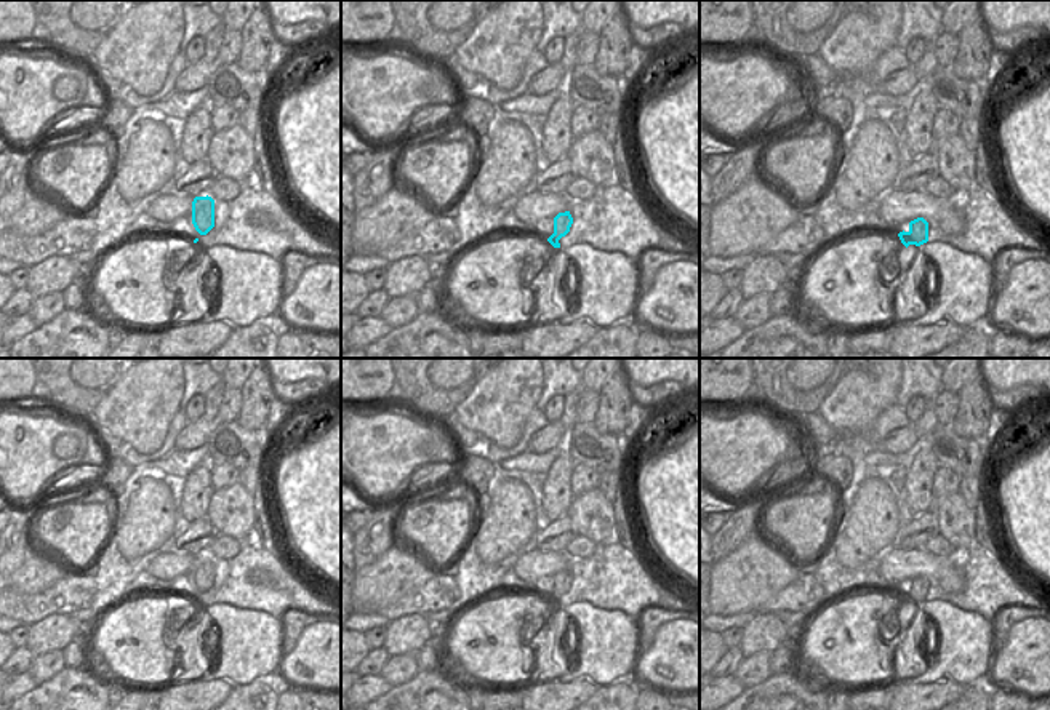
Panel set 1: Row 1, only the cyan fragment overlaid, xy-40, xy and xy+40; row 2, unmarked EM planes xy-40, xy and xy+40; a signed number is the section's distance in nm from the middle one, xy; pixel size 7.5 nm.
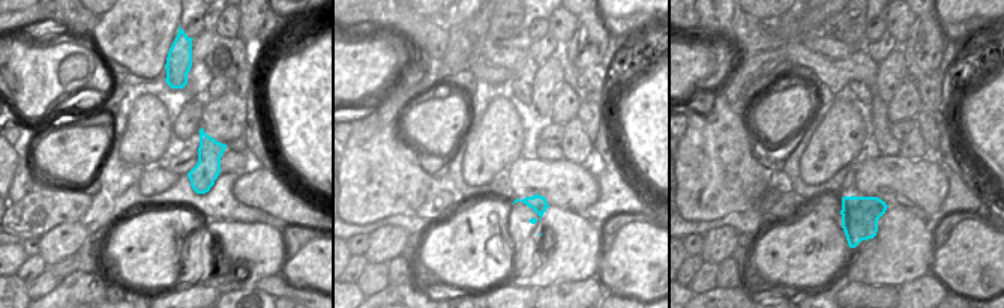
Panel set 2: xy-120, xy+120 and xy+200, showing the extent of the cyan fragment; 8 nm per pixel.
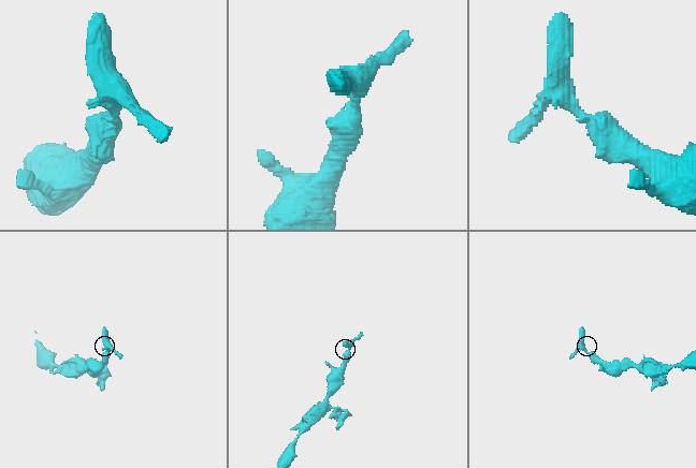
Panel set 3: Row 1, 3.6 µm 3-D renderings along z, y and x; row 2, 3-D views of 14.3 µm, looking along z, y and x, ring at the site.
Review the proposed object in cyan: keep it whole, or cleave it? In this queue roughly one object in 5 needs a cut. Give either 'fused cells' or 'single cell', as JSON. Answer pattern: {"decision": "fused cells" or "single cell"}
{"decision": "single cell"}

